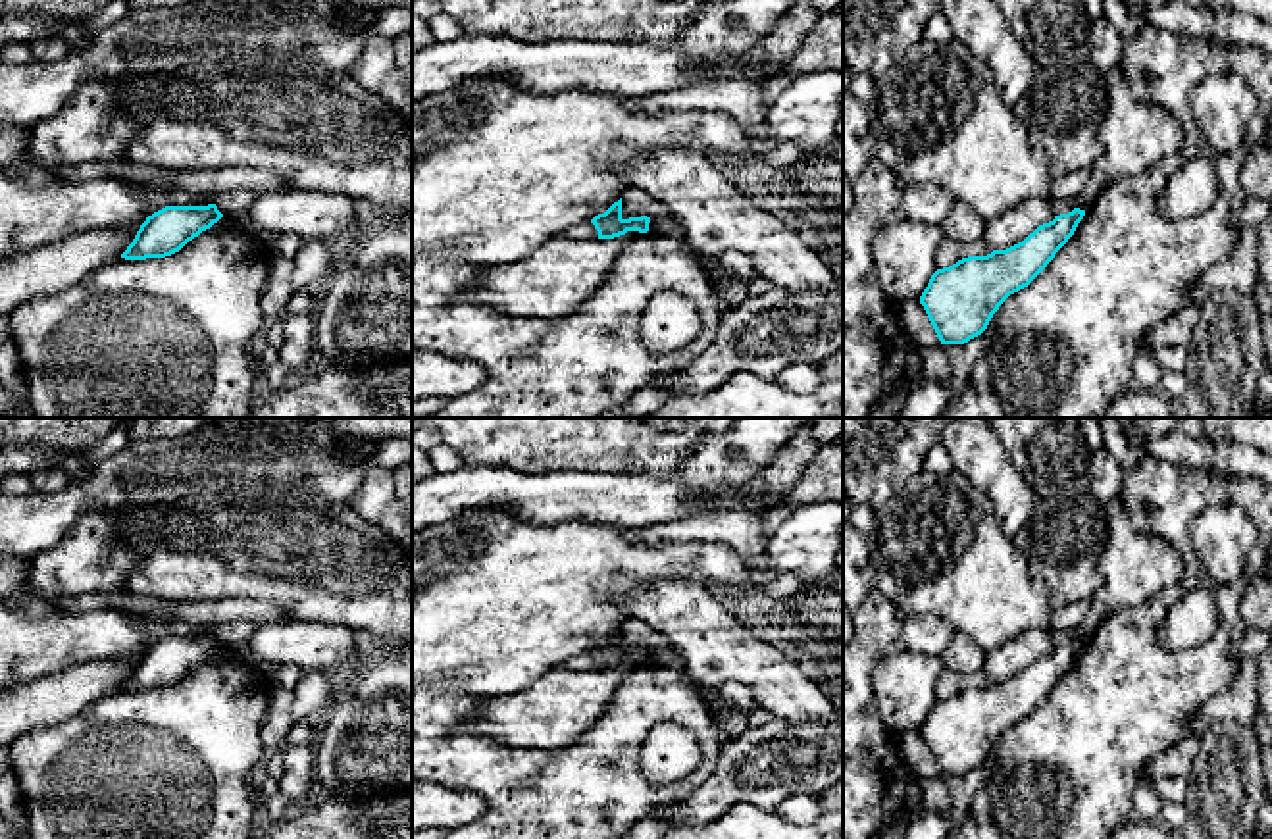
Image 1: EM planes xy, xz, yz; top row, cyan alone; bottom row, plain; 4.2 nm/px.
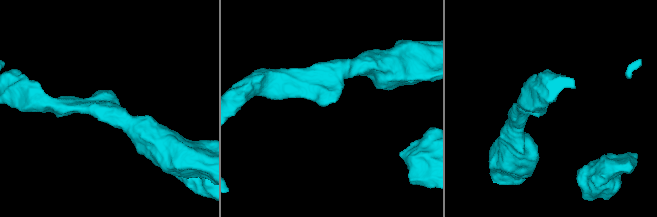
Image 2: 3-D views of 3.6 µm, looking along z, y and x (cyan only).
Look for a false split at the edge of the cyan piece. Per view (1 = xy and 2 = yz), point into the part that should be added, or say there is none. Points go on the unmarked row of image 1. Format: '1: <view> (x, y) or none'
1: none
2: none

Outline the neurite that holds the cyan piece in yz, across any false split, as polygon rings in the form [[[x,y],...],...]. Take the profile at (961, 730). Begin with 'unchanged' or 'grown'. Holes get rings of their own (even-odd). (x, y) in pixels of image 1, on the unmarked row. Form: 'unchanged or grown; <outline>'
unchanged; [[[1074,639],[1039,656],[1022,674],[968,687],[937,700],[920,727],[941,775],[964,775],[981,766],[999,737],[1028,718],[1074,666],[1085,641]]]

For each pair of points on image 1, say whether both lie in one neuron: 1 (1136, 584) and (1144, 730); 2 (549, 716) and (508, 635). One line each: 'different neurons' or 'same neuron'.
1: different neurons
2: different neurons

